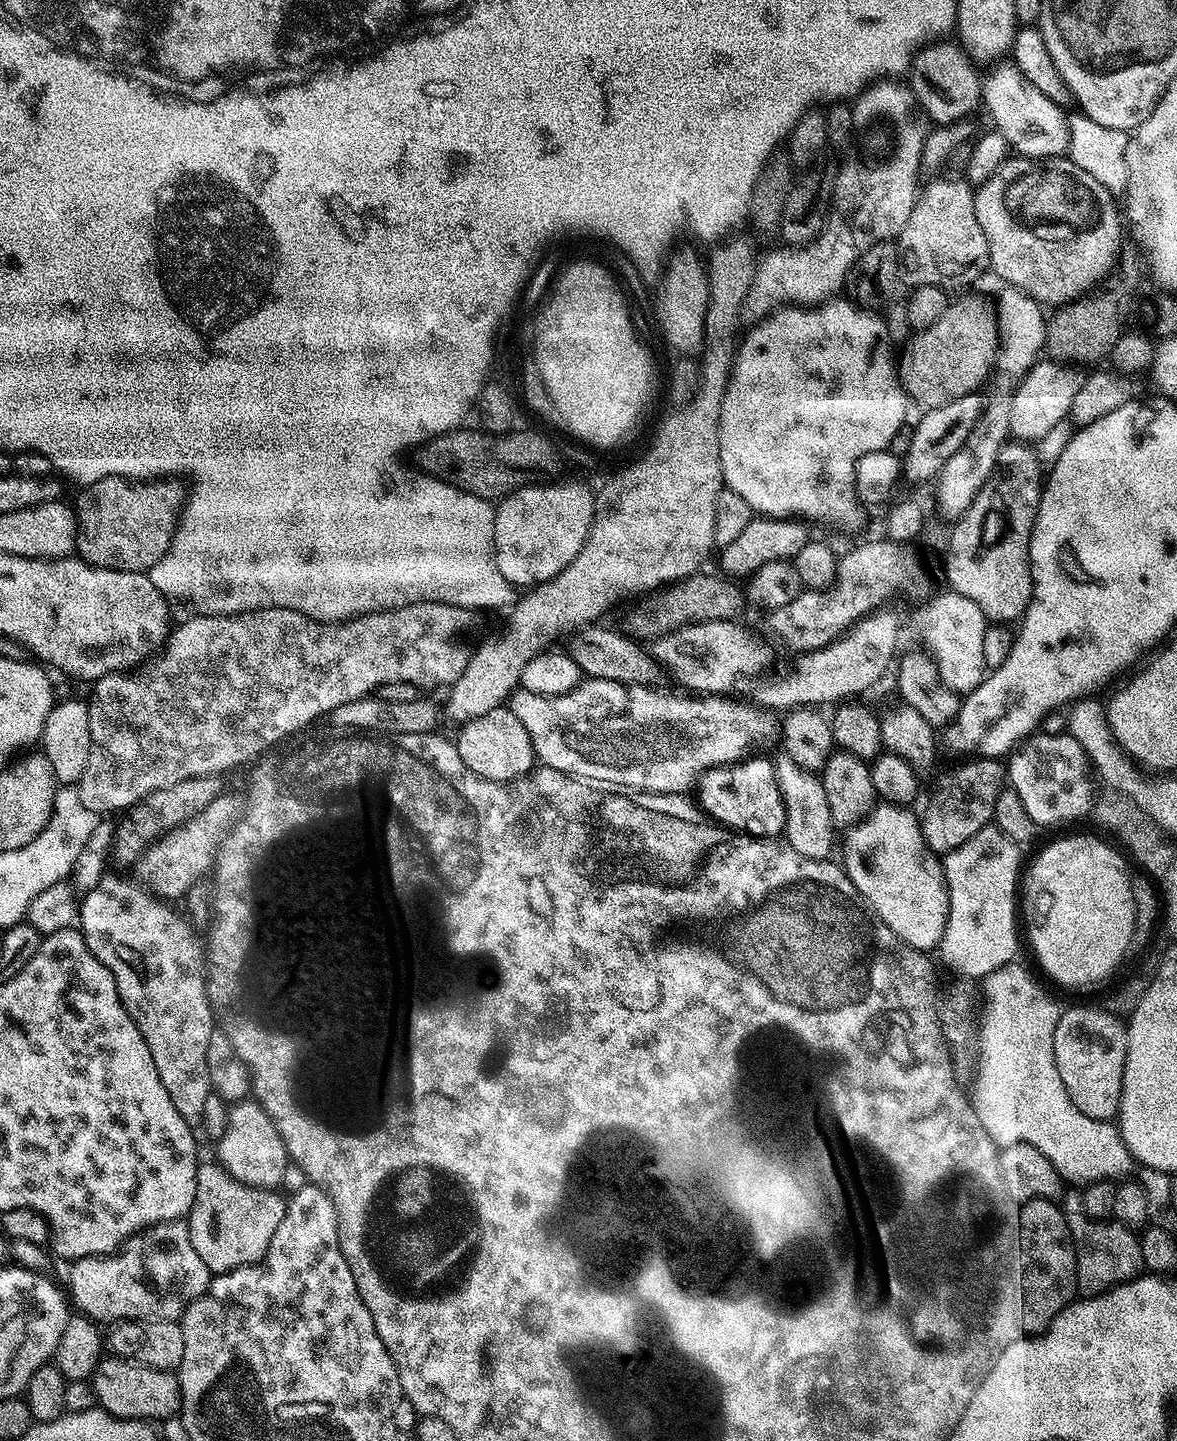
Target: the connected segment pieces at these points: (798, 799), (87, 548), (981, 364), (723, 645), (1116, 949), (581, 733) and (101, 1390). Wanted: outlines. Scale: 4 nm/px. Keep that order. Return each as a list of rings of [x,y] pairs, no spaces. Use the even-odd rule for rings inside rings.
[[[780,754],[775,757],[773,765],[775,778],[782,796],[786,820],[784,822],[784,838],[791,848],[803,857],[811,860],[825,860],[832,853],[835,824],[830,818],[830,810],[826,801],[825,786],[819,777],[804,767],[798,766],[793,759]]]
[[[107,476],[87,485],[74,503],[76,513],[76,547],[79,559],[95,568],[119,572],[147,572],[170,550],[182,513],[186,505],[185,481],[180,478],[130,480],[127,476]]]
[[[953,307],[951,310],[944,313],[944,316],[939,320],[938,322],[934,322],[934,326],[930,326],[929,328],[921,328],[919,331],[915,333],[903,345],[902,351],[904,353],[899,353],[898,356],[898,375],[900,378],[900,385],[904,388],[904,392],[908,396],[909,401],[913,405],[916,404],[919,407],[920,410],[929,410],[931,408],[938,408],[942,406],[946,406],[947,403],[954,402],[955,399],[962,398],[963,395],[970,395],[972,393],[975,393],[977,389],[980,387],[979,384],[983,382],[984,379],[988,380],[990,373],[993,371],[995,362],[996,362],[996,355],[997,355],[997,347],[998,347],[998,339],[997,339],[997,321],[993,319],[993,317],[990,315],[990,317],[987,316],[984,312],[979,312],[976,308],[956,308]]]
[[[704,620],[701,624],[685,624],[653,639],[650,655],[692,694],[728,694],[739,676],[755,677],[764,658],[755,652],[739,628],[731,620]]]
[[[1076,836],[1073,840],[1056,840],[1048,844],[1036,856],[1032,865],[1027,865],[1026,875],[1022,880],[1022,920],[1028,923],[1028,940],[1036,951],[1036,960],[1044,967],[1048,976],[1053,976],[1060,984],[1068,988],[1084,988],[1087,984],[1096,984],[1104,980],[1120,964],[1120,959],[1132,948],[1132,931],[1136,925],[1134,914],[1134,894],[1132,893],[1133,873],[1128,872],[1128,864],[1104,840],[1095,840],[1092,836]]]
[[[584,678],[561,695],[544,695],[544,702],[556,710],[562,744],[578,754],[582,764],[614,770],[642,768],[644,782],[650,782],[650,776],[658,780],[658,786],[652,786],[652,794],[680,792],[691,784],[693,787],[701,774],[745,759],[751,748],[760,748],[777,735],[778,720],[771,713],[747,712],[720,696],[682,700],[650,689]]]
[[[104,1358],[90,1383],[97,1405],[119,1420],[163,1422],[180,1411],[180,1378],[175,1371],[163,1372],[119,1358]]]

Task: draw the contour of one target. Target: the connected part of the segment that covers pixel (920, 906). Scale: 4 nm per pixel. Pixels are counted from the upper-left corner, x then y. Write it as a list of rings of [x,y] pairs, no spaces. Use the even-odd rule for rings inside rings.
[[[877,803],[863,820],[843,833],[843,875],[848,876],[856,888],[856,895],[868,905],[876,919],[881,920],[903,944],[921,950],[935,949],[939,945],[948,921],[948,887],[944,881],[941,861],[925,846],[920,829],[920,816],[903,804]]]

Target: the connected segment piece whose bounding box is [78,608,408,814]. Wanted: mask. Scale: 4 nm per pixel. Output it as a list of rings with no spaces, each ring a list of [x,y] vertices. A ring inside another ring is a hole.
[[[259,608],[253,612],[239,612],[236,616],[193,616],[189,615],[188,620],[184,620],[180,625],[173,627],[168,633],[168,639],[165,640],[163,649],[156,653],[155,656],[144,661],[143,664],[127,671],[127,672],[111,672],[106,674],[102,679],[95,681],[91,685],[92,700],[87,701],[88,713],[90,714],[90,738],[92,739],[93,752],[86,762],[86,770],[82,770],[78,787],[80,789],[80,797],[82,798],[82,806],[86,806],[86,810],[97,814],[112,814],[108,812],[116,812],[119,808],[124,810],[131,809],[133,806],[144,801],[146,797],[154,794],[156,791],[166,790],[167,787],[172,787],[176,783],[184,782],[186,779],[193,779],[195,776],[220,776],[228,772],[231,768],[236,768],[239,764],[248,764],[255,756],[263,754],[267,748],[275,746],[279,740],[284,740],[287,736],[295,734],[299,728],[304,728],[307,724],[315,722],[319,716],[327,717],[336,707],[343,706],[348,702],[360,700],[363,696],[371,696],[382,686],[387,684],[397,684],[398,682],[406,682],[408,684],[408,640],[396,640],[396,632],[388,632],[388,628],[376,628],[376,624],[372,624],[372,612],[367,612],[365,616],[353,616],[351,620],[338,620],[329,622],[327,620],[315,620],[306,614],[302,614],[298,610],[286,610],[285,608]]]

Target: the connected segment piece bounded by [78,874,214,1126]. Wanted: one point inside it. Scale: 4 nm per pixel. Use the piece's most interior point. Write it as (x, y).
(158, 962)

